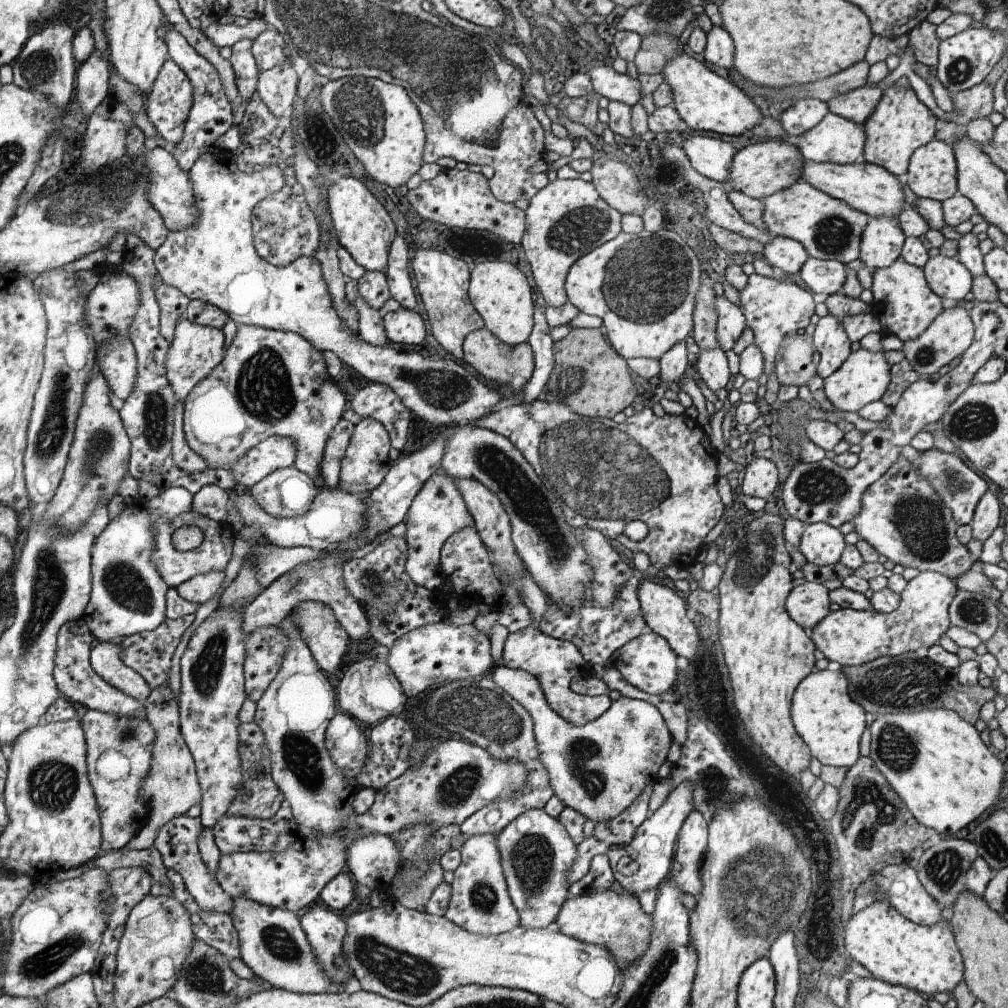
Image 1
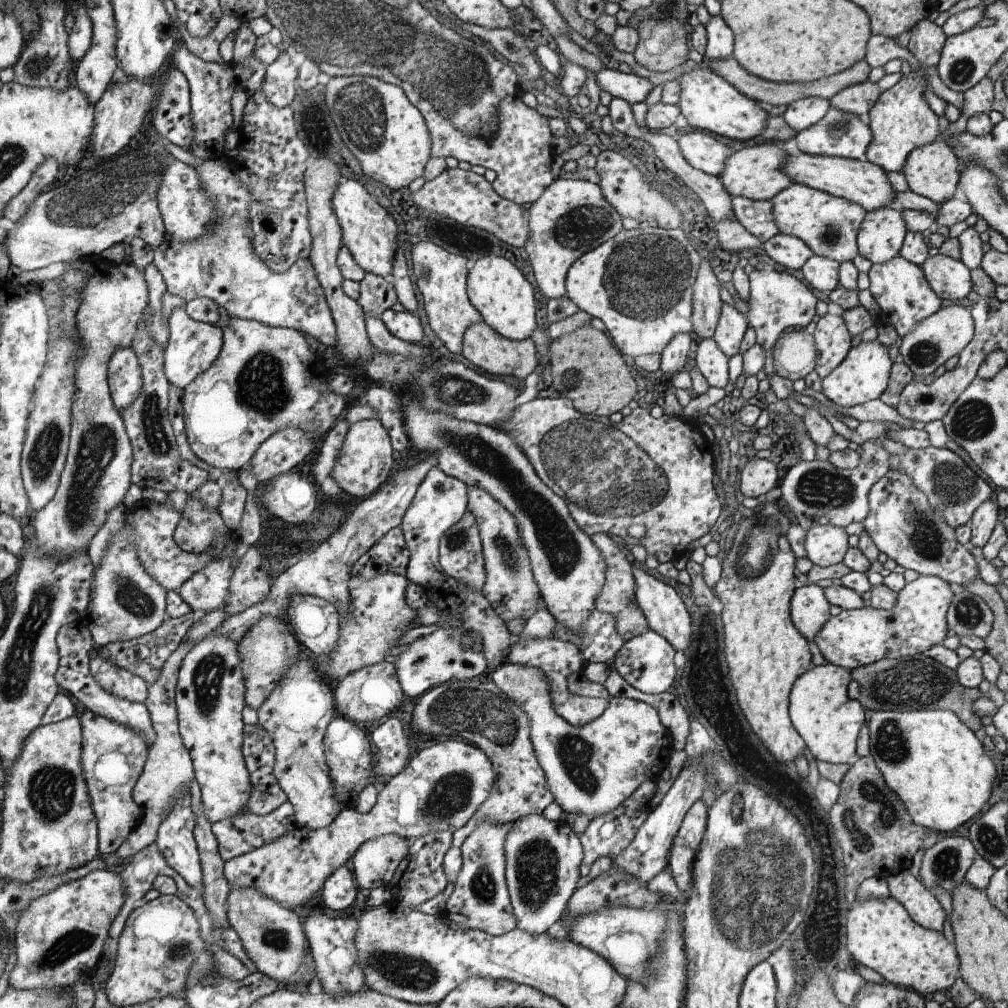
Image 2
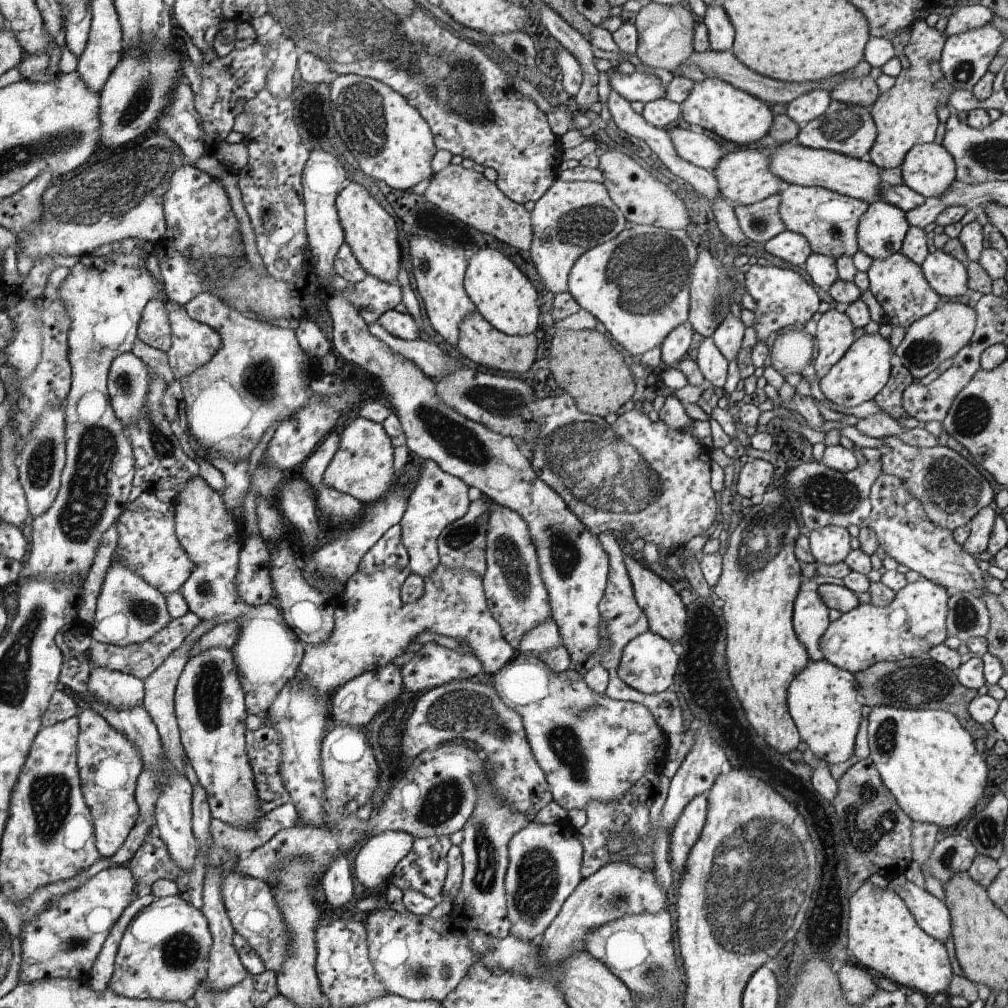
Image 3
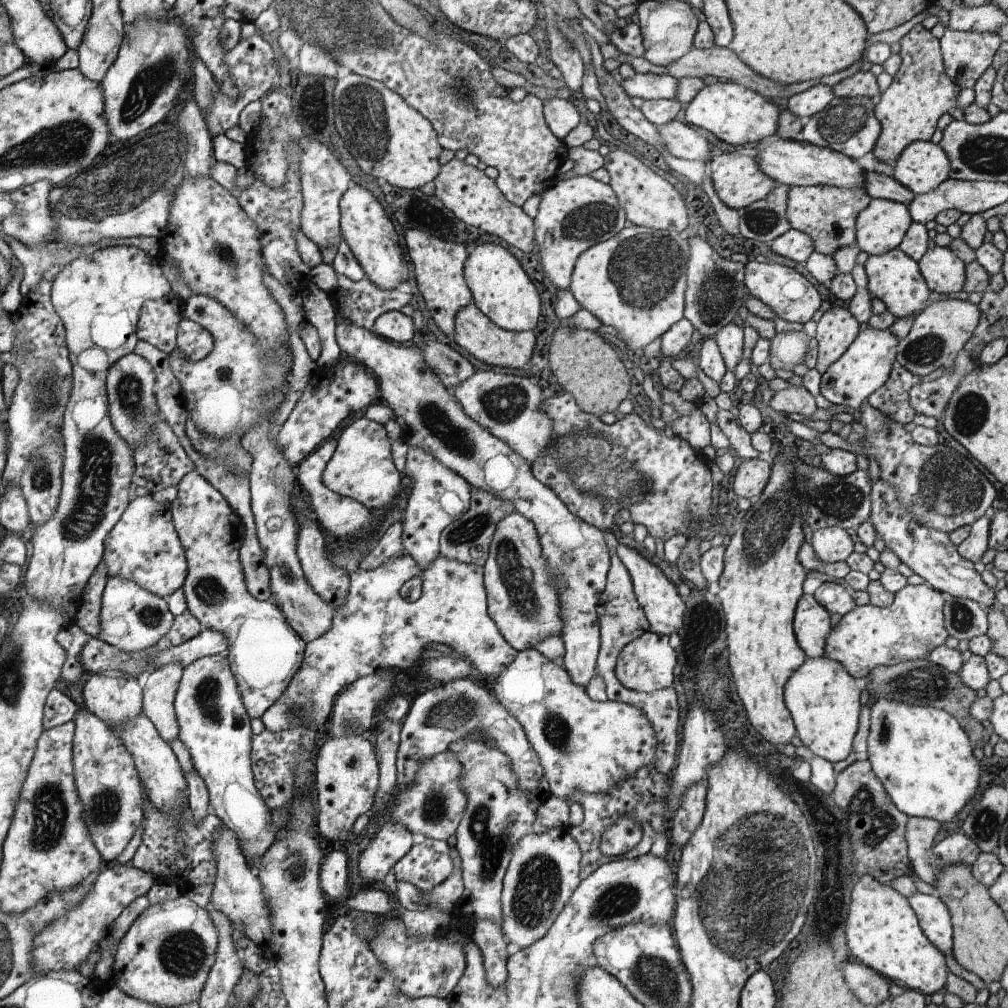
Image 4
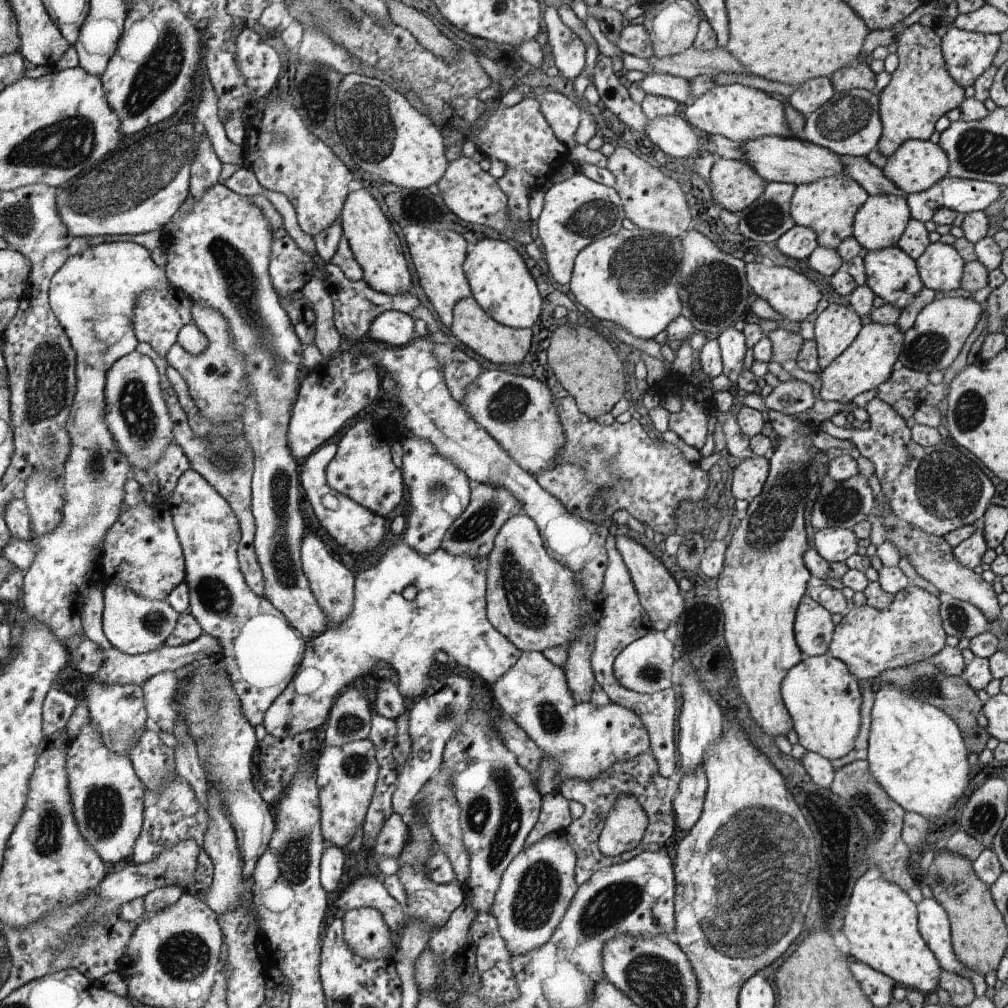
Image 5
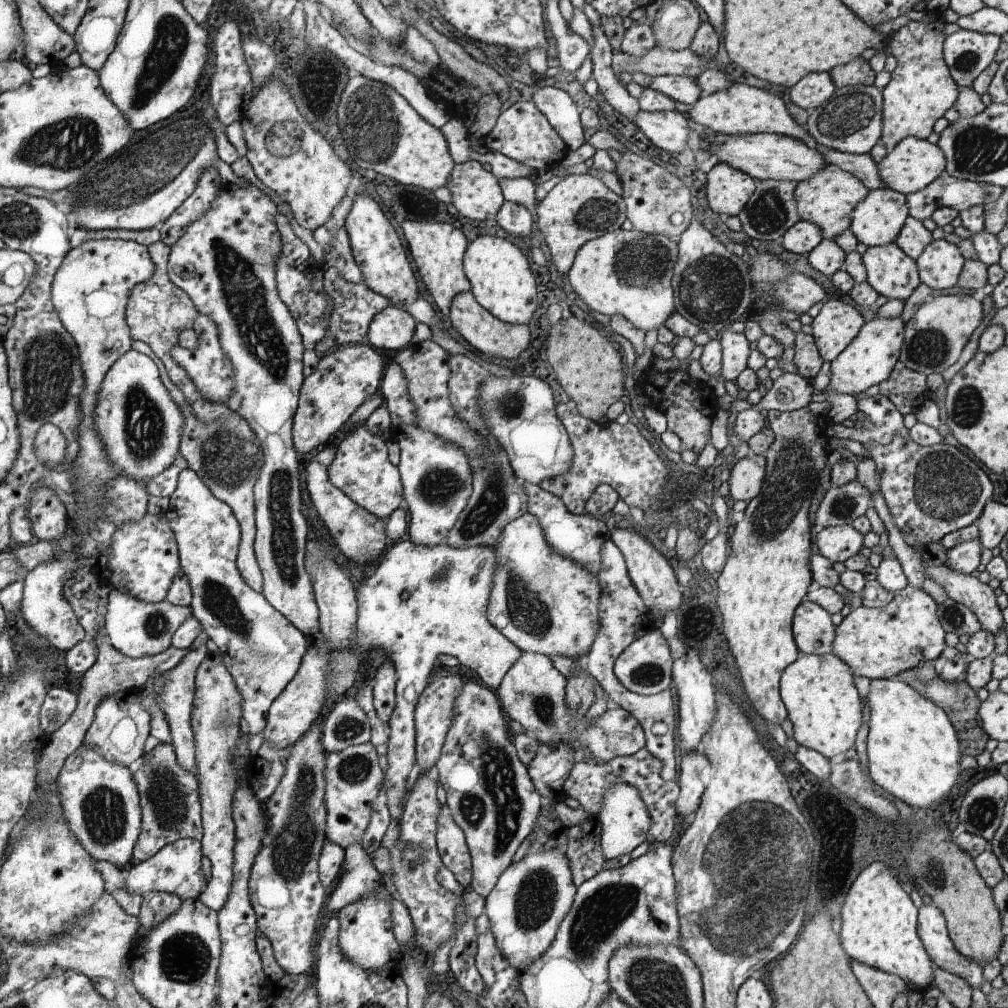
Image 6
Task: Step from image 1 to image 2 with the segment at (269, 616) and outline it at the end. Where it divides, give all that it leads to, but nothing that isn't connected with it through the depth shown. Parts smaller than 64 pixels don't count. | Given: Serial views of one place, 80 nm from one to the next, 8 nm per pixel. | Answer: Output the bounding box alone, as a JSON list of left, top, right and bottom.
[216,454,439,642]

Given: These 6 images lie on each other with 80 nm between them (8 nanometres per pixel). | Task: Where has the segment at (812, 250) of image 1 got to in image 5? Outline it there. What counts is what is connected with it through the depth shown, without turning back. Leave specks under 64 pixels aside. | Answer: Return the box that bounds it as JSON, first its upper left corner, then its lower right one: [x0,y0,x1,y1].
[791,175,869,249]

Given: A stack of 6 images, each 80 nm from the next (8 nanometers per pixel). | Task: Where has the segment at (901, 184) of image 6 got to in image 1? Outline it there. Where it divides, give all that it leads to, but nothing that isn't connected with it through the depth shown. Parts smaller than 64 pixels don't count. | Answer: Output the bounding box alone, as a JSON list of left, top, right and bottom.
[907,139,957,203]

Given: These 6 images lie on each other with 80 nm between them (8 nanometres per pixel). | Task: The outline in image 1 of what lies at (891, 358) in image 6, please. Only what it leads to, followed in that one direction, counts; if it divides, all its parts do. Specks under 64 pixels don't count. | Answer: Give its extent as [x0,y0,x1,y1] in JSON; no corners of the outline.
[824,347,891,413]

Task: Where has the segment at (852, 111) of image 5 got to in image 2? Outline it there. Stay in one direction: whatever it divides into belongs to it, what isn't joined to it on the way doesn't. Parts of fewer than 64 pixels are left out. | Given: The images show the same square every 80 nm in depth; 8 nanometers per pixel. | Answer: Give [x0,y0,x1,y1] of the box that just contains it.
[796,108,872,159]

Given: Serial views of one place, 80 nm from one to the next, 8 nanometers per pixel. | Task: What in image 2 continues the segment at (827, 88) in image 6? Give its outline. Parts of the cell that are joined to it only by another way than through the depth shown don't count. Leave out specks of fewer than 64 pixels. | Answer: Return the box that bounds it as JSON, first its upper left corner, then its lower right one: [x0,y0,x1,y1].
[781,97,831,133]

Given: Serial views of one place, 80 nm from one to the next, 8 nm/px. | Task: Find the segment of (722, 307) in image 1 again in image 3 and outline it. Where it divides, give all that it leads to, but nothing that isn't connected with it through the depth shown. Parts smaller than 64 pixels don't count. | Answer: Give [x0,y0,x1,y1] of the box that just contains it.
[711,314,745,363]

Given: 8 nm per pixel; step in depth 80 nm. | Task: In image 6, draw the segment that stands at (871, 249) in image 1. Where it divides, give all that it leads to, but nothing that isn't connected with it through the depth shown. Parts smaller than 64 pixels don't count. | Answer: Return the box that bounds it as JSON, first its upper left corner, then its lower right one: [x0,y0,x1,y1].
[849,187,908,247]

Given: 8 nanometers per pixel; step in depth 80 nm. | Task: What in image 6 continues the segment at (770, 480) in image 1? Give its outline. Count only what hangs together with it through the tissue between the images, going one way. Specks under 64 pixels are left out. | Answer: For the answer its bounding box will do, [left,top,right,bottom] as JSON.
[726,455,767,503]

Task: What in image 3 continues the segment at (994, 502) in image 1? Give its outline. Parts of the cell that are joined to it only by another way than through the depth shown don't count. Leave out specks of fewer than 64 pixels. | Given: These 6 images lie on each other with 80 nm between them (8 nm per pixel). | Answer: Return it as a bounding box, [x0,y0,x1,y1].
[962,505,1000,556]

